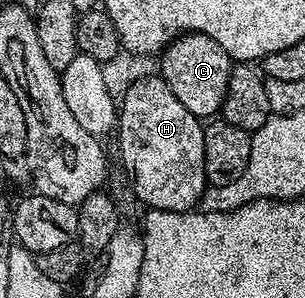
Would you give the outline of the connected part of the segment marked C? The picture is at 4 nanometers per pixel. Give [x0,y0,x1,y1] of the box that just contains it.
[160,33,232,120]

